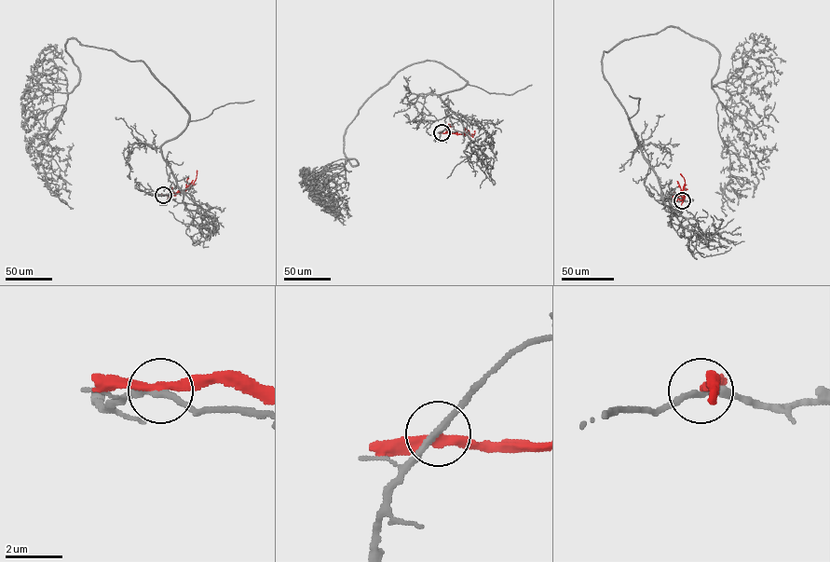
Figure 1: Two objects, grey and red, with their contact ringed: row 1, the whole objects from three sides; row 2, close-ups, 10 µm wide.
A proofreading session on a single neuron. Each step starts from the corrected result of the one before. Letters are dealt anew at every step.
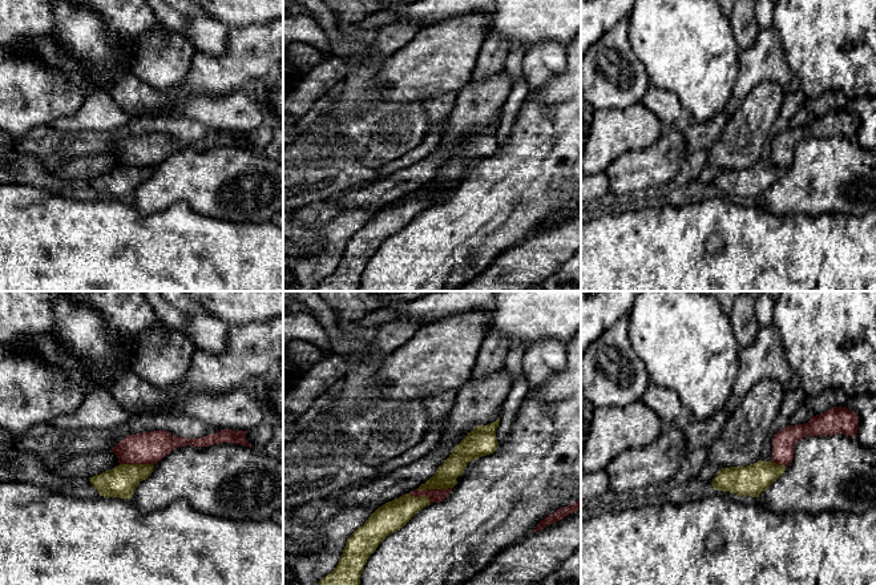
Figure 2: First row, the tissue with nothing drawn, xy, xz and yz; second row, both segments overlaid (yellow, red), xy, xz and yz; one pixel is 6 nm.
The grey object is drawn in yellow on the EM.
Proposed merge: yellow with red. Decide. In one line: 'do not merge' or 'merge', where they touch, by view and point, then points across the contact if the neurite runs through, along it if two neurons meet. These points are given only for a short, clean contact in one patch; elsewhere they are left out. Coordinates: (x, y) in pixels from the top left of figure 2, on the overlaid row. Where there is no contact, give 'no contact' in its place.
do not merge; contact xy (137, 464)

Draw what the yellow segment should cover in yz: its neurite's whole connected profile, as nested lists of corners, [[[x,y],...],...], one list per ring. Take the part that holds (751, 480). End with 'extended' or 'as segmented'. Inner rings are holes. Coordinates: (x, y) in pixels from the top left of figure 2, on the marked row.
[[[758,460],[747,467],[722,468],[711,483],[715,491],[758,497],[784,473],[786,468],[772,460]]]; as segmented

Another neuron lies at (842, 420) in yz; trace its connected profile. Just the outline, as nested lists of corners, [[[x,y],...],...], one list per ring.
[[[833,407],[821,415],[812,416],[806,424],[787,425],[772,437],[772,461],[790,465],[795,445],[806,436],[831,436],[841,433],[856,437],[859,416],[847,407]]]

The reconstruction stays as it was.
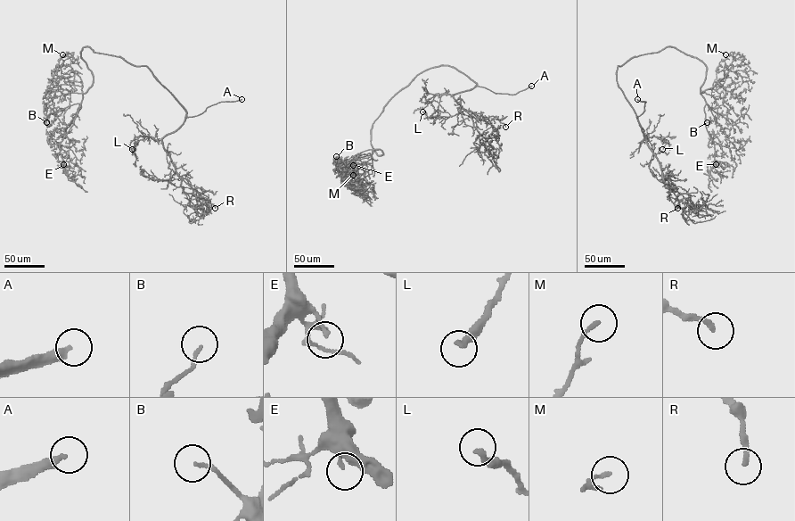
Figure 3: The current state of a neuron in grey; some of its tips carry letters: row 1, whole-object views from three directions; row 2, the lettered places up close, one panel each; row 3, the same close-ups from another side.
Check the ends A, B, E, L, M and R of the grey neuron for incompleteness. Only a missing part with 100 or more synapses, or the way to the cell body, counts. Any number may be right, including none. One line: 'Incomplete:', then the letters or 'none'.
Incomplete: A

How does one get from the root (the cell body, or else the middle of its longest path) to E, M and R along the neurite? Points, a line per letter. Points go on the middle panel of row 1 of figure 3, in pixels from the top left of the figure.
E: (420, 74), (372, 123), (371, 144), (382, 154), (374, 149), (349, 163), (353, 165)
M: (420, 74), (392, 97), (372, 123), (371, 144), (378, 155), (382, 154), (373, 149), (372, 162), (353, 175)
R: (420, 74), (453, 66), (476, 84), (454, 97), (466, 111), (484, 119), (495, 117), (505, 127)

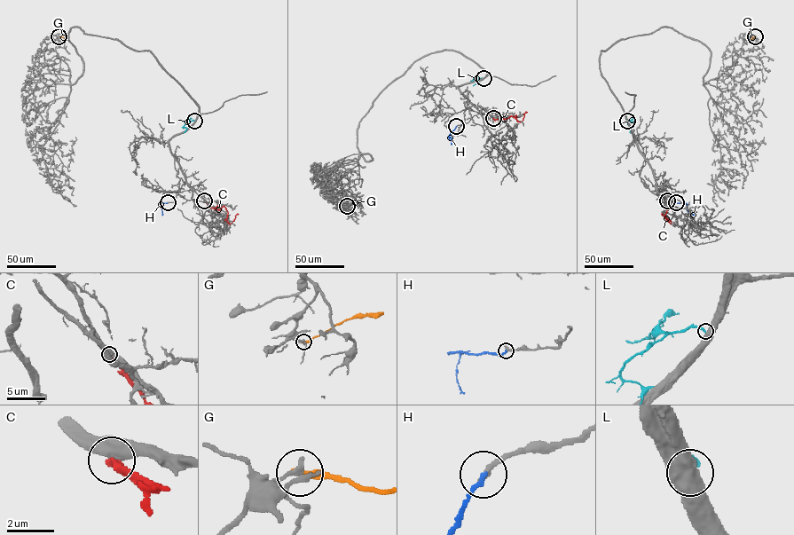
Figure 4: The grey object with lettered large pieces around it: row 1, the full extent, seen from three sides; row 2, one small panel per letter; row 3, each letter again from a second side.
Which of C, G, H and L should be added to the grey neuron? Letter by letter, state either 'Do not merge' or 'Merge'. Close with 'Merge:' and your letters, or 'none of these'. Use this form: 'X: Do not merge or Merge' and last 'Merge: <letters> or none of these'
C: Do not merge
G: Do not merge
H: Merge
L: Do not merge
Merge: H

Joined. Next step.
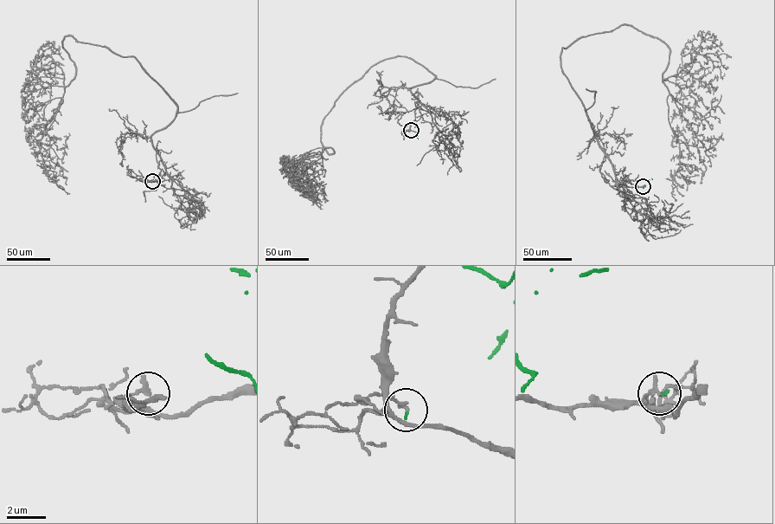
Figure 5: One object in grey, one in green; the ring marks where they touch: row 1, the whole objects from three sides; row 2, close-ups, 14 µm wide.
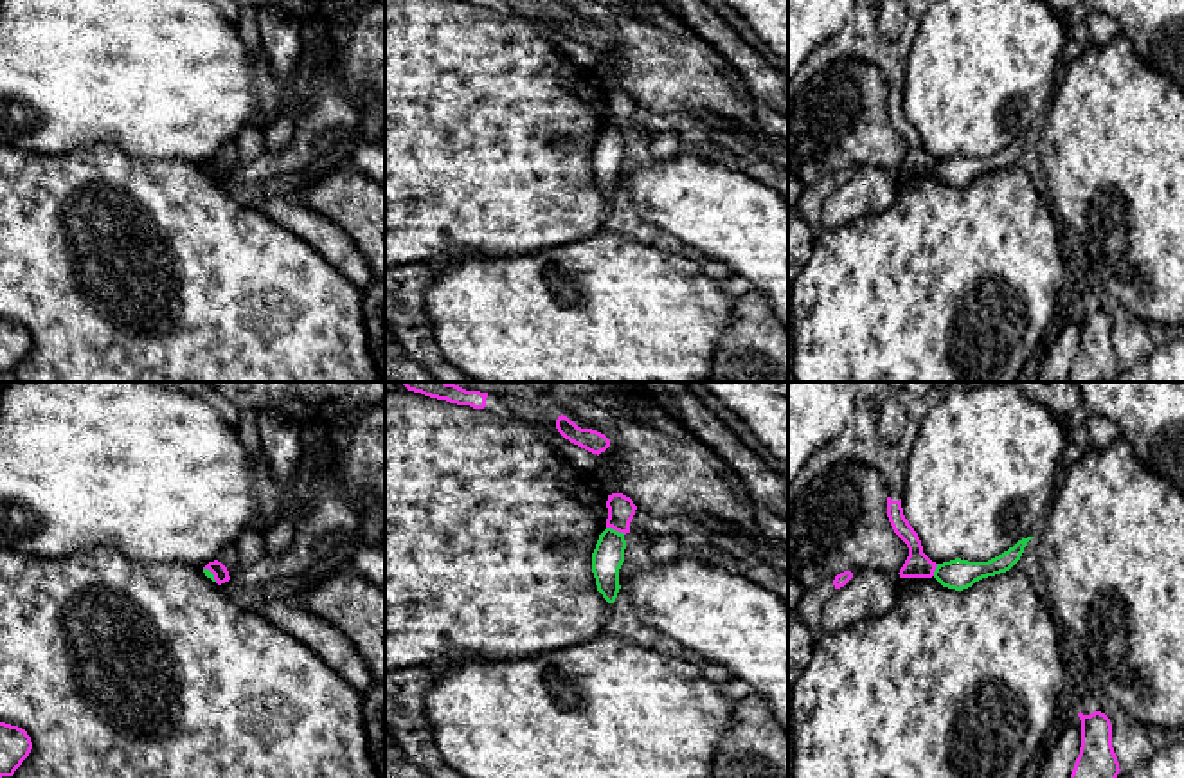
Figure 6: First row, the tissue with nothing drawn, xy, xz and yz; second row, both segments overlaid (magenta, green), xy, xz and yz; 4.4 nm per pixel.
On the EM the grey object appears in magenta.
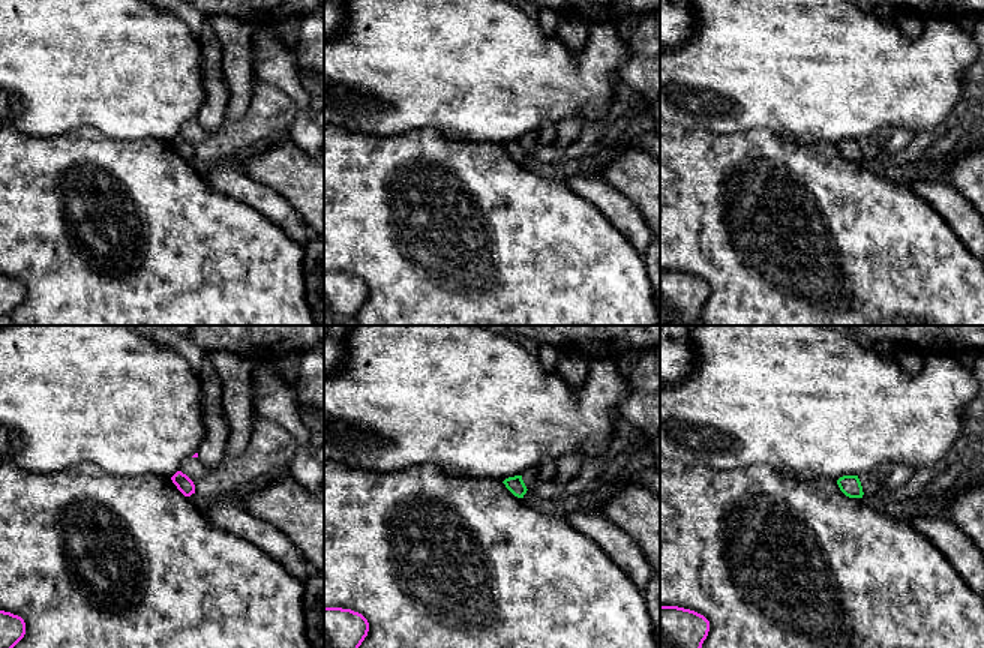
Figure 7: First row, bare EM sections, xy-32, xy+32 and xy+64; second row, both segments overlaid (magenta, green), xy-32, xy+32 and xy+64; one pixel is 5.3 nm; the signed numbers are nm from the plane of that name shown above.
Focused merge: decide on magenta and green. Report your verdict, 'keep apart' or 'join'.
keep apart

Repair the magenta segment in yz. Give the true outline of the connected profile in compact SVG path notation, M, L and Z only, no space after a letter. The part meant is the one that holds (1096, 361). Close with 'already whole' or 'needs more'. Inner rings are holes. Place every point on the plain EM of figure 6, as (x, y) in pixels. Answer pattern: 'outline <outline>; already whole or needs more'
outline M1094 308L1078 310L1081 317L1081 344L1076 355L1071 382L1105 382L1117 375L1119 358L1112 344L1110 315Z; already whole

